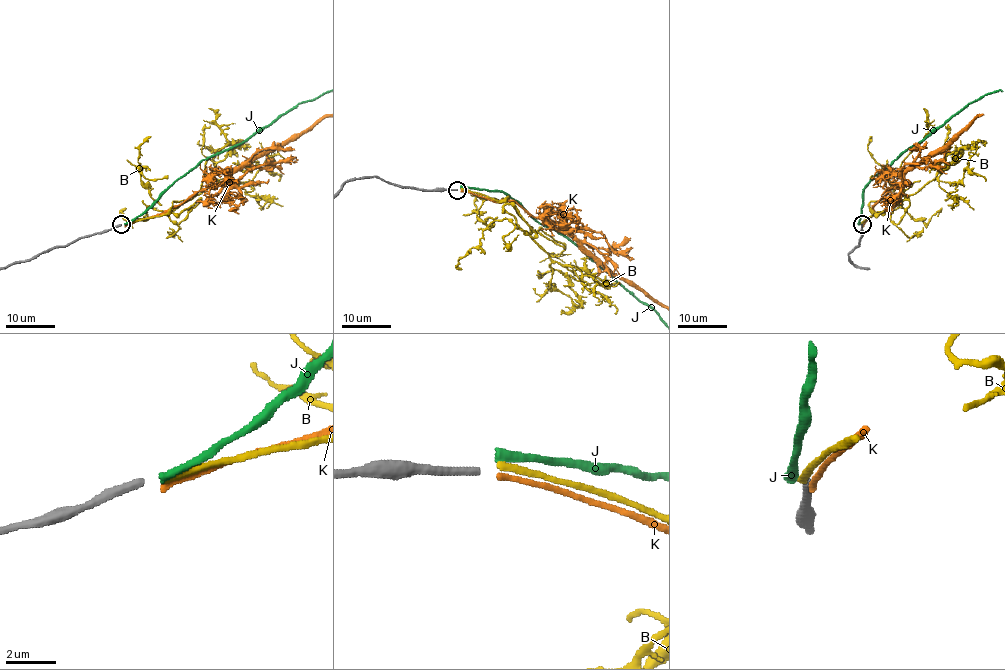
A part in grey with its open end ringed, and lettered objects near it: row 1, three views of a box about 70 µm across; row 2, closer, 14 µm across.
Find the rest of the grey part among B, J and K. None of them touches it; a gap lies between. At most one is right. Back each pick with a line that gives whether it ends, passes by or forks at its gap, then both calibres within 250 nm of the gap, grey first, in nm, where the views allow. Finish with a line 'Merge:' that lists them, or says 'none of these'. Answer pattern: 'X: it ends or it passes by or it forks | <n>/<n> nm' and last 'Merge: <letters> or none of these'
Merge: none of these

